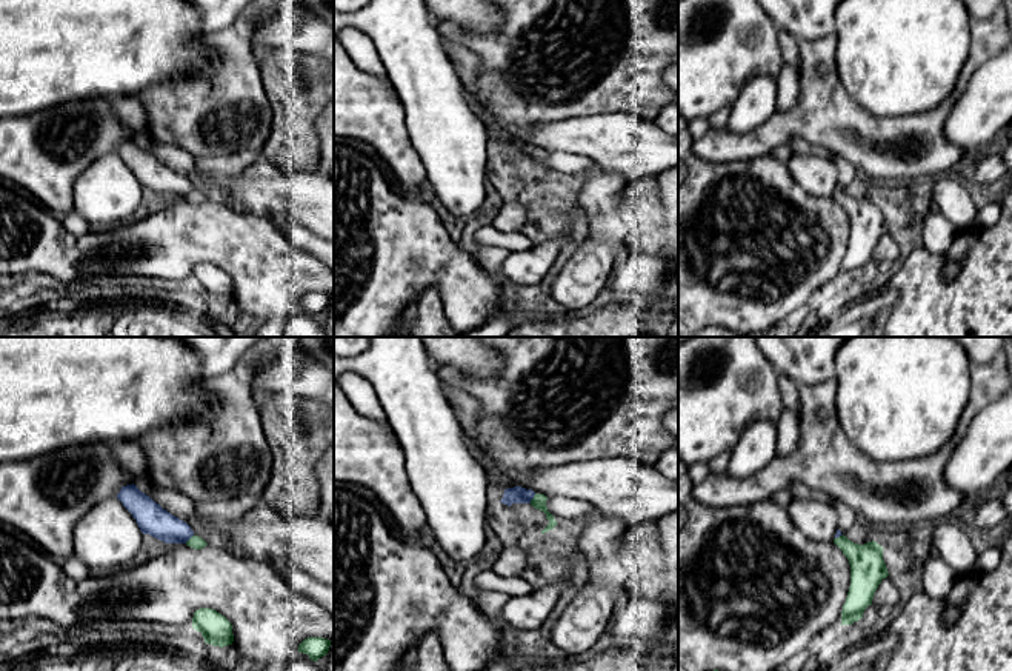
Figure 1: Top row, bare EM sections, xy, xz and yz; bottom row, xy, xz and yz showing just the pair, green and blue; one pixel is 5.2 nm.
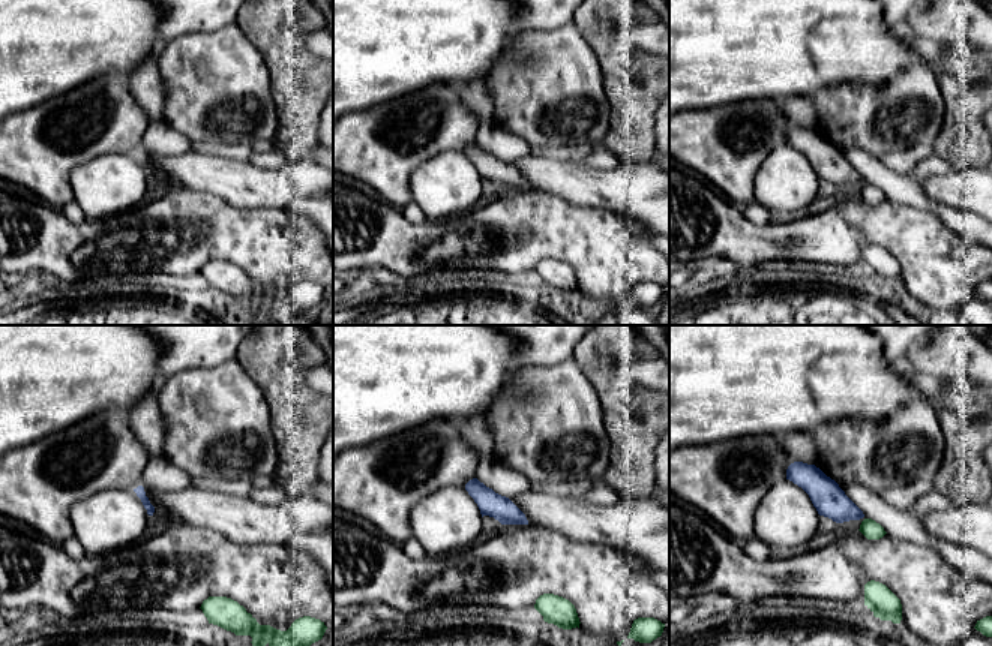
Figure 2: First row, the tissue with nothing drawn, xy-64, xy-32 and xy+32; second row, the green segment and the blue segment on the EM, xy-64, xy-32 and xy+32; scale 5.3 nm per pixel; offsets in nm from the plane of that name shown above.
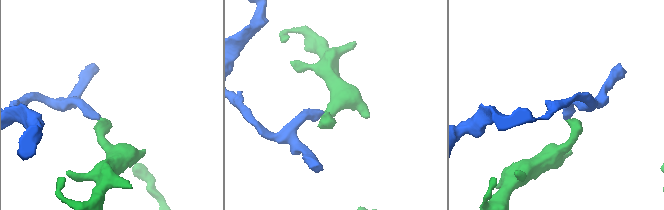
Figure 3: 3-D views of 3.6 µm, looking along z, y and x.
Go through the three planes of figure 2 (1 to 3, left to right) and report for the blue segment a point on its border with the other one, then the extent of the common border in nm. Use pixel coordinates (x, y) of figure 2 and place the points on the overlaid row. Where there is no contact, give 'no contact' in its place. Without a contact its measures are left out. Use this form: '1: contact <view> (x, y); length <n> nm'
1: no contact
2: no contact
3: no contact

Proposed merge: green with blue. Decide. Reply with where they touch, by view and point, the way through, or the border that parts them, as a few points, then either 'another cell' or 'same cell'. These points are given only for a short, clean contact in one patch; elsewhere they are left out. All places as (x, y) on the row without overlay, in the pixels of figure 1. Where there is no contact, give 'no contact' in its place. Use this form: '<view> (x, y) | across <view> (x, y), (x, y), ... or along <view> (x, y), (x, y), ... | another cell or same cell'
xz (534, 153) | across xz (539, 156), (534, 153), (517, 150) | same cell

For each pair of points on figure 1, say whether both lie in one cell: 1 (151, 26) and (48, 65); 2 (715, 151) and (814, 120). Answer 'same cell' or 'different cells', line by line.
1: same cell
2: same cell

